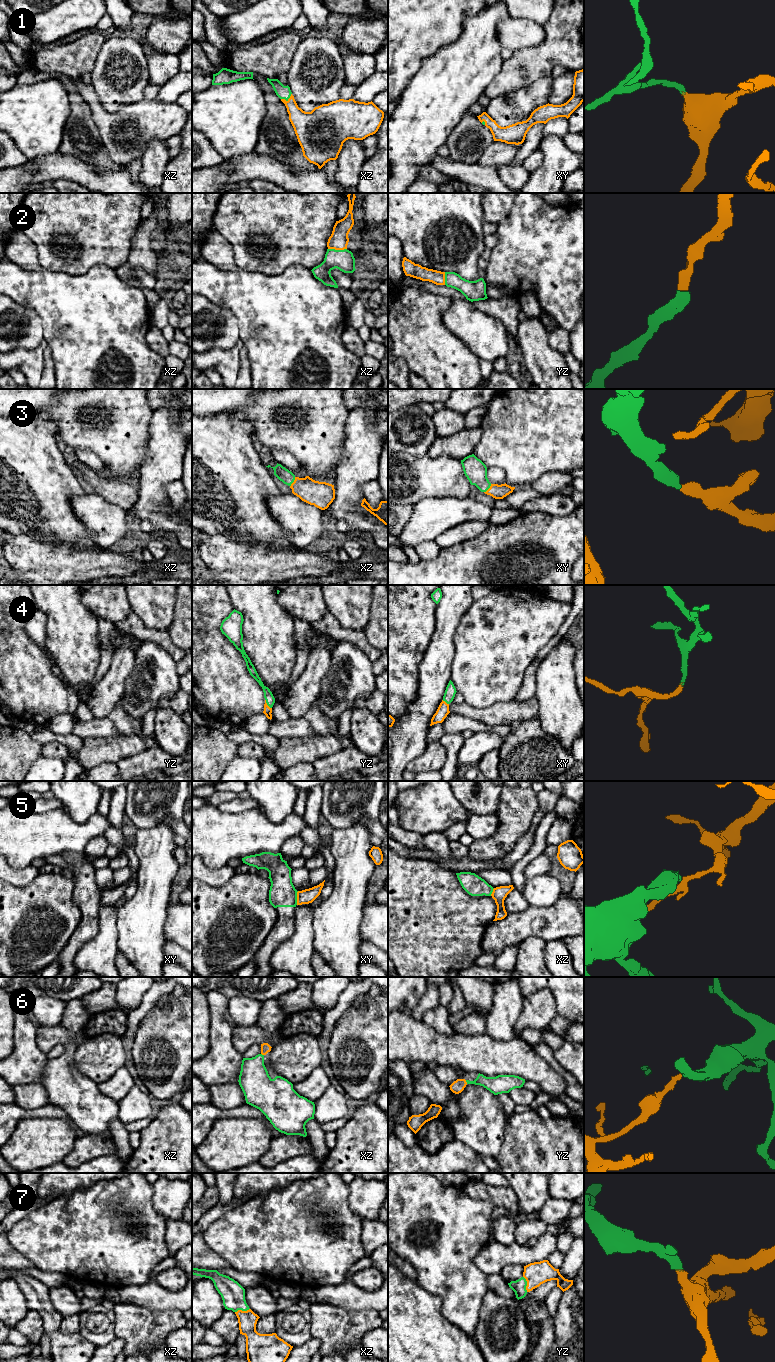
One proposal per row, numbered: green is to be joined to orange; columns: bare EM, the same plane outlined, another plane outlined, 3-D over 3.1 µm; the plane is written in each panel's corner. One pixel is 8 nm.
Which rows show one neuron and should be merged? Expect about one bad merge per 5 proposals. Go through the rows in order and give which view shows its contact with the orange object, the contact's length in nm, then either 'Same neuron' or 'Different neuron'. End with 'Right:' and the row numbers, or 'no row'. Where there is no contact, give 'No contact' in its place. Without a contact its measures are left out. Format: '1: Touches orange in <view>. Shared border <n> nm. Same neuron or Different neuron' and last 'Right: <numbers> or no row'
1: Touches orange in xz. Shared border 100 nm. Same neuron
2: Touches orange in xz. Shared border 150 nm. Same neuron
3: Touches orange in xz. Shared border 90 nm. Same neuron
4: Touches orange in yz. Shared border 90 nm. Same neuron
5: Touches orange in xy. Shared border 110 nm. Different neuron
6: Touches orange in yz. Shared border 40 nm. Same neuron
7: Touches orange in yz. Shared border 130 nm. Same neuron
Right: 1, 2, 3, 4, 6, 7

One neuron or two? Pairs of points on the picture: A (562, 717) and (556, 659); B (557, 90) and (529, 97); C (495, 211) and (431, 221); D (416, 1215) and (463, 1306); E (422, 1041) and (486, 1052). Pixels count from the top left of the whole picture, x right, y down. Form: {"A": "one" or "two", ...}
{"A": "one", "B": "two", "C": "one", "D": "one", "E": "one"}

